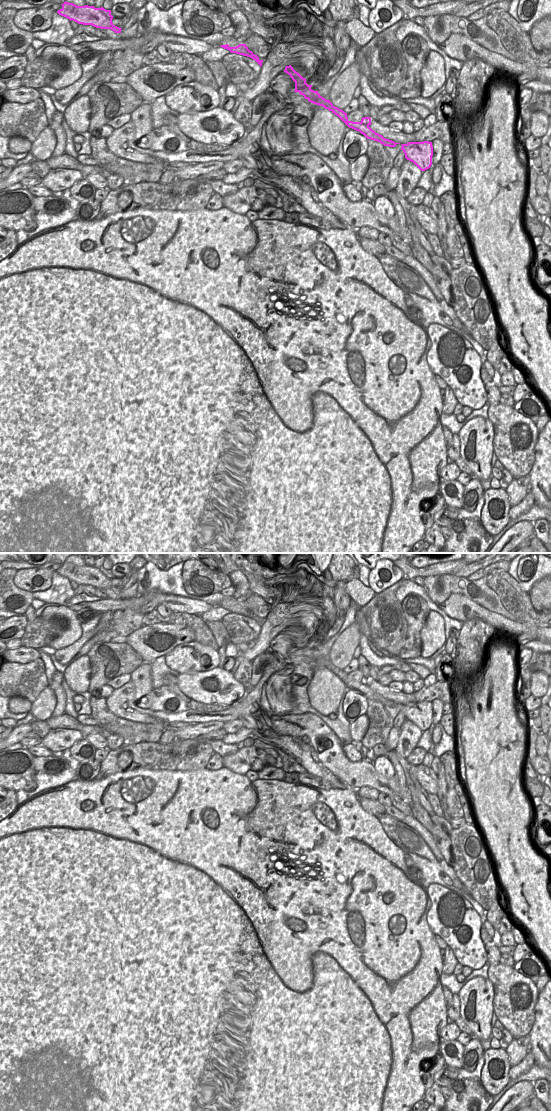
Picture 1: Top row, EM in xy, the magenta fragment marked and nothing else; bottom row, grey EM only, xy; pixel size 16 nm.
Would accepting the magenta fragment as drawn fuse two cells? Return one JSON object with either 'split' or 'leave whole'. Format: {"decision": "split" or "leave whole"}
{"decision": "leave whole"}

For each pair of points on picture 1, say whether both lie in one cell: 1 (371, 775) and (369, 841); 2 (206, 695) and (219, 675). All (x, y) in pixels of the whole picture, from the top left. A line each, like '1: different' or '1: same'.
1: different
2: same

